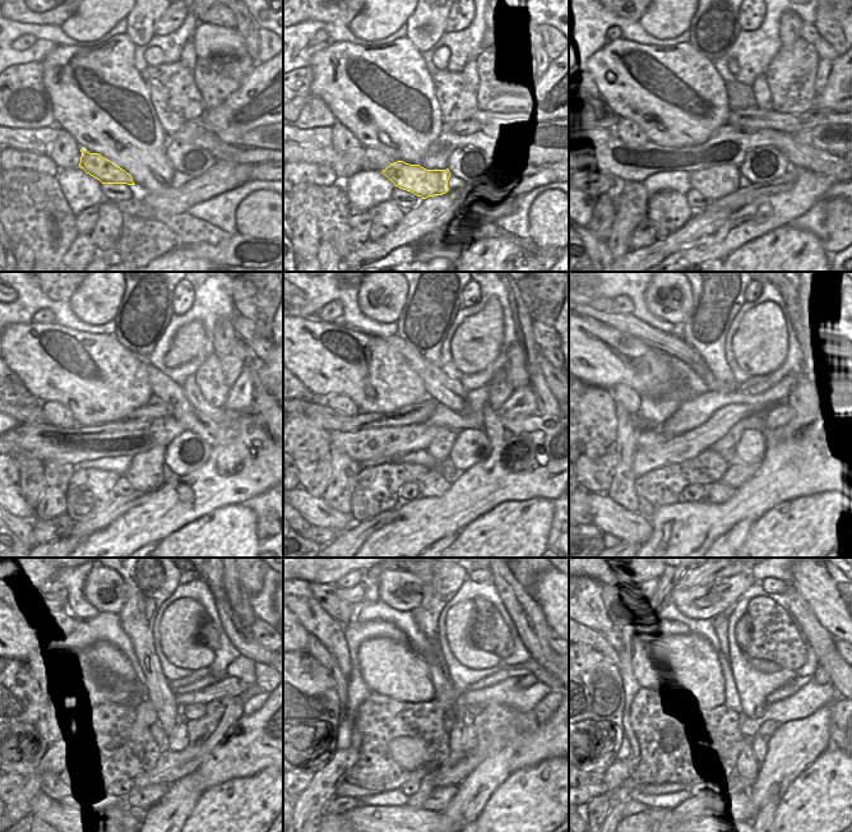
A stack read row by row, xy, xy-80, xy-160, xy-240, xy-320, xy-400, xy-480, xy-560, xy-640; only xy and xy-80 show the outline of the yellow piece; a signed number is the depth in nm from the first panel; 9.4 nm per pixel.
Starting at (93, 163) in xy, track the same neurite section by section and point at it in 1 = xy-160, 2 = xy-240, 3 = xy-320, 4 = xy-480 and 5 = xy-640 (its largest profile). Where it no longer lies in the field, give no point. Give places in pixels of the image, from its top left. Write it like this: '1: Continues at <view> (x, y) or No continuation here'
1: Continues at xy-160 (713, 183)
2: Continues at xy-240 (144, 474)
3: Continues at xy-320 (434, 484)
4: Continues at xy-480 (146, 798)
5: Continues at xy-640 (734, 798)

